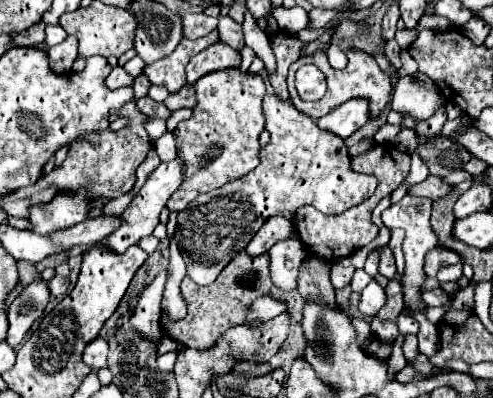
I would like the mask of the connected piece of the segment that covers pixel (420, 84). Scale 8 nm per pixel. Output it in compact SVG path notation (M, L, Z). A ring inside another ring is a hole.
M413 73L397 79L393 89L393 109L407 113L417 121L429 119L435 109L443 103L443 95L437 85L423 73Z

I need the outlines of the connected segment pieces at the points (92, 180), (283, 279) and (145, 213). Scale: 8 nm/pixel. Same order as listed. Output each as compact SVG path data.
M135 99L127 101L123 107L123 117L129 119L129 125L119 131L101 131L101 133L89 133L89 137L83 137L77 141L77 145L69 147L67 159L59 169L53 169L49 175L41 177L35 185L29 185L25 189L19 189L17 193L3 197L3 209L13 215L27 219L29 209L39 203L49 203L57 193L77 193L79 189L87 189L87 195L97 199L115 199L123 193L129 193L135 185L135 171L145 161L149 153L151 139L145 131L147 115L143 115Z
M285 239L269 249L271 257L271 281L281 293L297 289L297 273L301 257L305 257L305 245L297 239Z
M175 159L171 163L161 163L151 175L147 175L147 181L145 185L139 189L139 193L133 197L133 201L129 203L129 207L123 211L121 215L121 225L109 233L101 243L105 247L109 247L113 253L125 253L127 247L131 245L137 245L139 239L147 237L153 233L153 229L159 225L159 213L163 211L165 203L167 203L167 197L177 191L177 187L181 185L183 181L183 173L181 173L181 159Z

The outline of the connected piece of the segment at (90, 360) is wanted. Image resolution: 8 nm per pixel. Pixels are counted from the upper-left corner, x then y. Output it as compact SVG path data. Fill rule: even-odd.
M93 339L83 351L83 361L91 369L107 367L107 343L103 339Z

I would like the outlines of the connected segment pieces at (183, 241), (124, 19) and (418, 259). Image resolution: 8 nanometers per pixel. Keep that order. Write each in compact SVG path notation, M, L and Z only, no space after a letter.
M267 94L263 99L263 111L265 111L265 129L270 133L270 141L267 147L261 149L261 163L251 173L229 181L227 185L213 189L201 197L197 197L193 203L189 203L187 209L177 213L177 229L175 239L179 243L179 251L187 263L187 275L197 285L211 285L217 275L223 271L223 267L241 253L247 243L253 239L257 229L273 215L283 215L291 219L299 207L313 205L326 215L338 215L363 203L375 193L377 179L371 175L355 173L351 171L351 157L347 153L345 141L341 137L333 137L331 133L325 133L317 129L317 123L311 117L305 117L303 113L297 113L293 109L291 101L283 103L277 95Z
M93 1L91 7L87 9L77 9L73 13L65 13L59 17L59 25L75 35L79 39L79 57L91 57L91 55L123 55L131 45L133 45L133 33L135 33L135 17L129 11L111 7L111 5L101 5L99 1Z
M405 195L399 203L393 203L389 209L381 213L381 219L389 227L403 227L405 229L405 239L403 239L403 257L405 257L405 273L401 277L403 291L405 291L405 301L409 307L419 307L423 305L421 301L421 285L425 283L425 273L423 273L423 259L429 249L437 247L437 235L431 229L429 223L429 213L431 213L431 199L425 197L415 197L415 195Z

